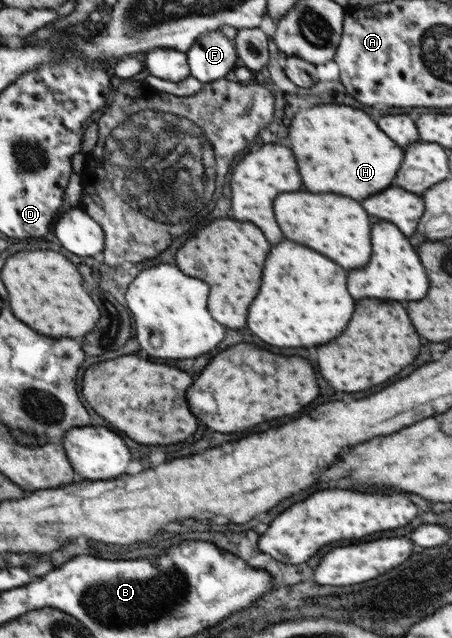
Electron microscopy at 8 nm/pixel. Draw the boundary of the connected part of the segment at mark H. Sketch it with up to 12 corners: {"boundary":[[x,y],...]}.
{"boundary":[[360,109],[298,113],[290,149],[310,193],[366,199],[404,151]]}

